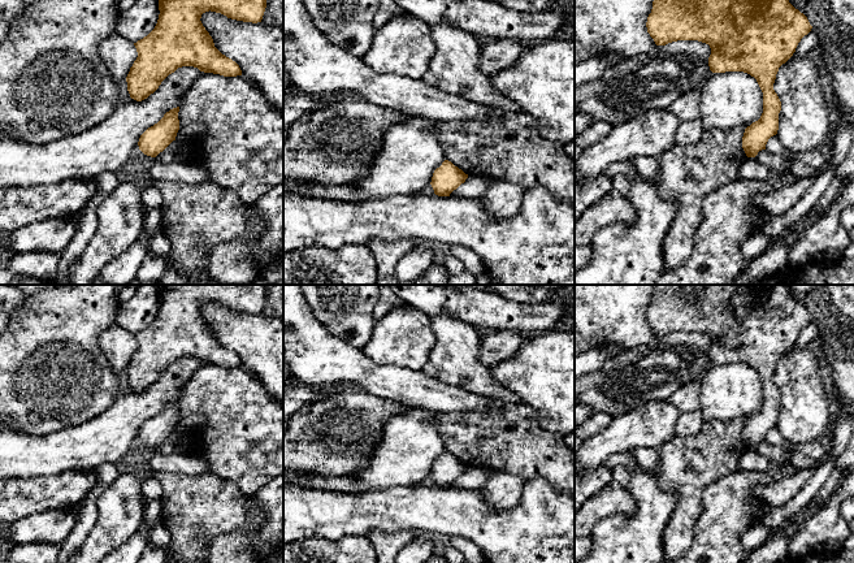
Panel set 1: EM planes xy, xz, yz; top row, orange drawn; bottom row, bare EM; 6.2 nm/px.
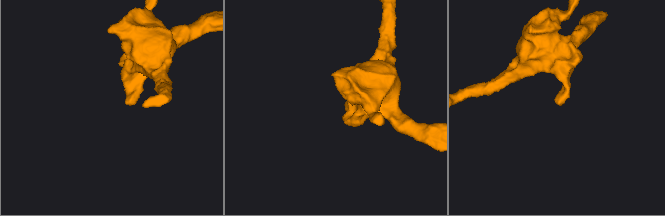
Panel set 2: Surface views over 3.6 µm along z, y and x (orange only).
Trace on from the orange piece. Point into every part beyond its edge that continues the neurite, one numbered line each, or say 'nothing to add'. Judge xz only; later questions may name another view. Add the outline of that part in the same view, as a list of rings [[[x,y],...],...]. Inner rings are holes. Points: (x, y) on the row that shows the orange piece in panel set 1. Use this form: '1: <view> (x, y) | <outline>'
nothing to add

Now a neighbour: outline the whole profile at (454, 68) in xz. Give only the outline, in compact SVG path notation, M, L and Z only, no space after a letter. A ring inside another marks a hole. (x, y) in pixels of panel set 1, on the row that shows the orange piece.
M446 23L429 25L435 52L421 81L464 99L521 112L519 104L500 94L491 75L480 70L481 46L473 34Z

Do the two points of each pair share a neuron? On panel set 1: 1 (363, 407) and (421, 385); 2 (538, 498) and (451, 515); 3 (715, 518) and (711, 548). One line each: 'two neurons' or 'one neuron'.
1: two neurons
2: one neuron
3: one neuron

